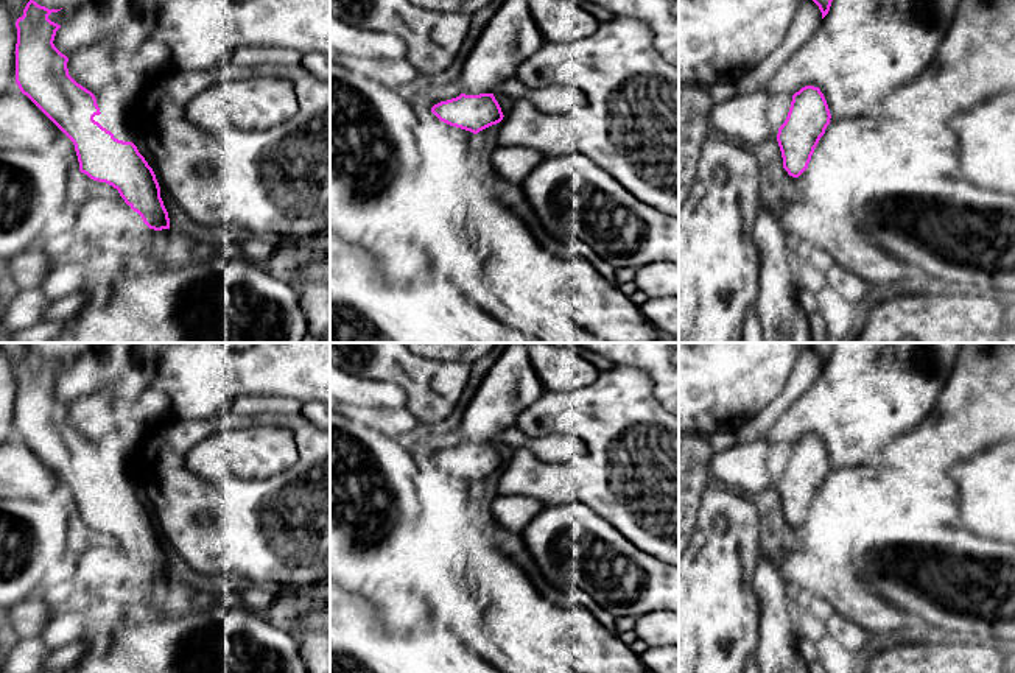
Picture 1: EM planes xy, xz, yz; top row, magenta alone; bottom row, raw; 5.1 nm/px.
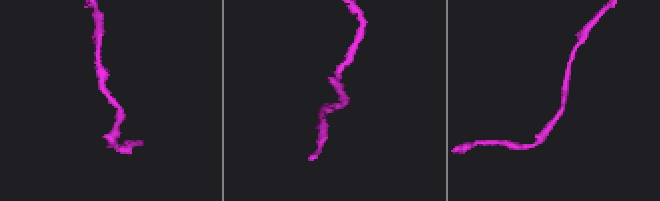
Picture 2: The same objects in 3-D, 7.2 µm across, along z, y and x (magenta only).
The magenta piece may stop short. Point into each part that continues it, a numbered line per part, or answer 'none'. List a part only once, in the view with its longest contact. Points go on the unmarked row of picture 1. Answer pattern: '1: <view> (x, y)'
none

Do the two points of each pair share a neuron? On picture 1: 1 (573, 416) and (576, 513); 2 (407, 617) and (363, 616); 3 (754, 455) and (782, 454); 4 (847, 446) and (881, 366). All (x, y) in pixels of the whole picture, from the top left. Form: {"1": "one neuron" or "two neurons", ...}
{"1": "two neurons", "2": "two neurons", "3": "two neurons", "4": "one neuron"}

